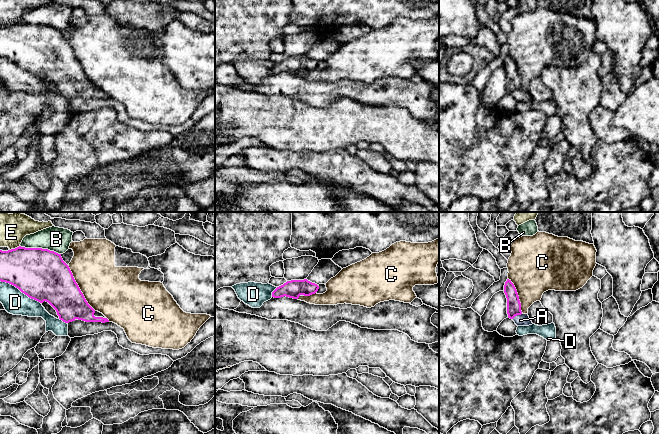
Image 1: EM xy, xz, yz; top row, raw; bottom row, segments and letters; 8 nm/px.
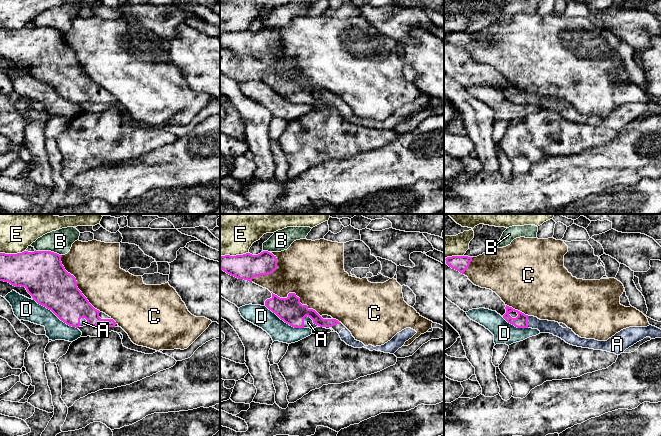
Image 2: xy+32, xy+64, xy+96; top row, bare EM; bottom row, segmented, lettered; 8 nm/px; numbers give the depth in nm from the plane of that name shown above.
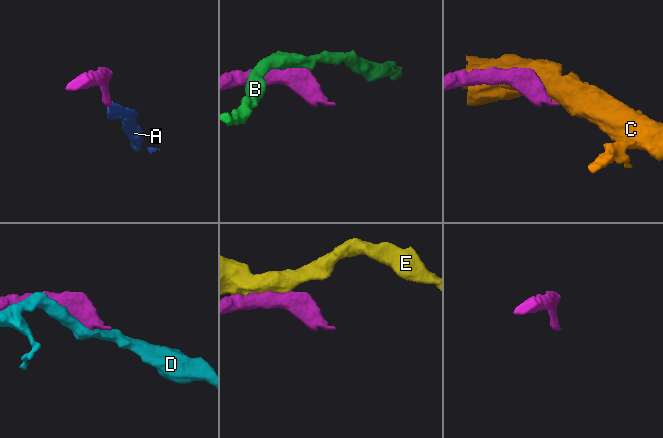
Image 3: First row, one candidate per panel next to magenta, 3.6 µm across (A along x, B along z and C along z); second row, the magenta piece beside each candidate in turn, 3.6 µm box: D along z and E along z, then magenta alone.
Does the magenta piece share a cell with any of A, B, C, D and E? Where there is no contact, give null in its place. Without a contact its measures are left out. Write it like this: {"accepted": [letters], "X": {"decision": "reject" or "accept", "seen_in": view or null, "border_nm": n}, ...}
{"accepted": ["A"], "A": {"decision": "accept", "seen_in": "yz", "border_nm": 100}, "B": {"decision": "reject", "seen_in": "xy", "border_nm": 340}, "C": {"decision": "reject", "seen_in": "xy", "border_nm": 440}, "D": {"decision": "reject", "seen_in": "xy", "border_nm": 380}, "E": {"decision": "reject", "seen_in": "xy", "border_nm": 90}}

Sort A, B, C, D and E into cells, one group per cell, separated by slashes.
A / B / C / D / E

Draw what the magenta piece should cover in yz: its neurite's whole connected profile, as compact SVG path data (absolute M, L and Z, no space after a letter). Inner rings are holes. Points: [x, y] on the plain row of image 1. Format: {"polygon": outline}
{"polygon": "M507 55L504 61L504 69L507 74L507 90L508 94L512 95L517 102L532 101L532 97L528 90L523 90L521 87L521 79L514 60Z"}

